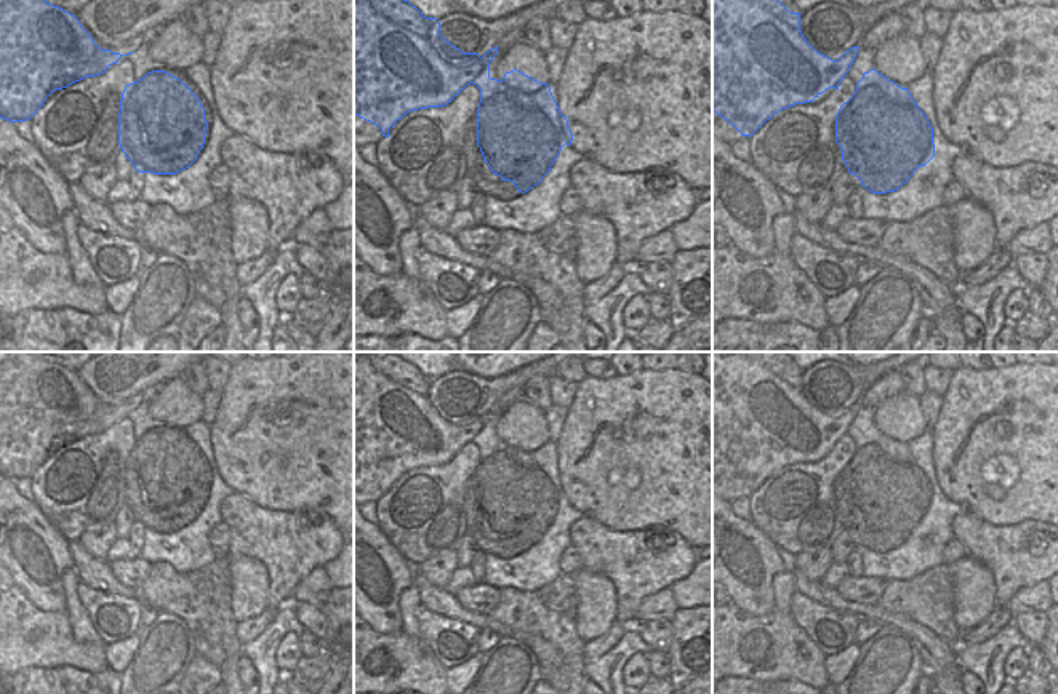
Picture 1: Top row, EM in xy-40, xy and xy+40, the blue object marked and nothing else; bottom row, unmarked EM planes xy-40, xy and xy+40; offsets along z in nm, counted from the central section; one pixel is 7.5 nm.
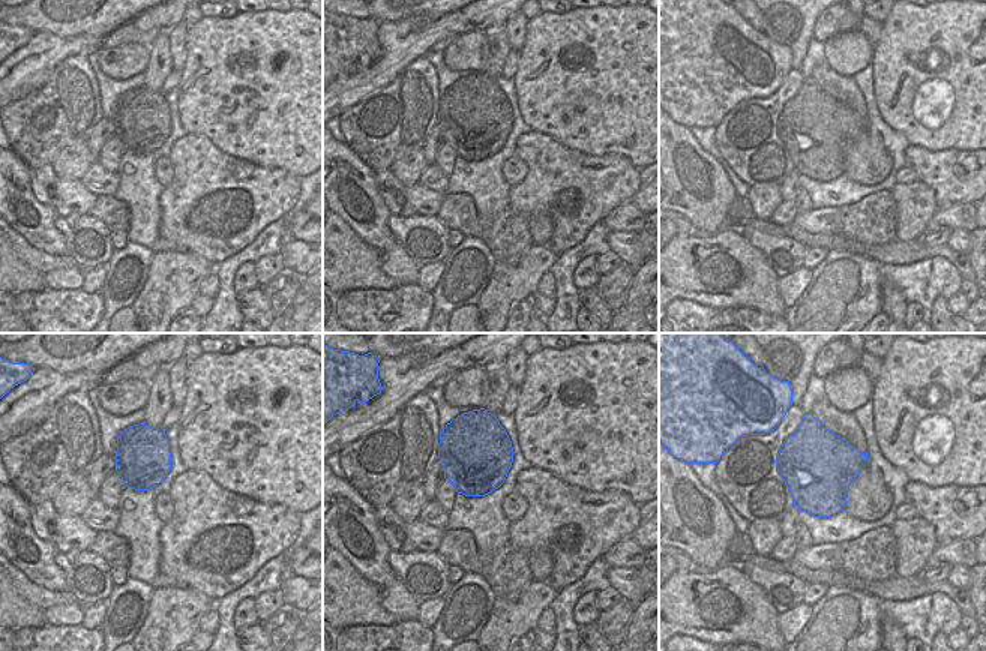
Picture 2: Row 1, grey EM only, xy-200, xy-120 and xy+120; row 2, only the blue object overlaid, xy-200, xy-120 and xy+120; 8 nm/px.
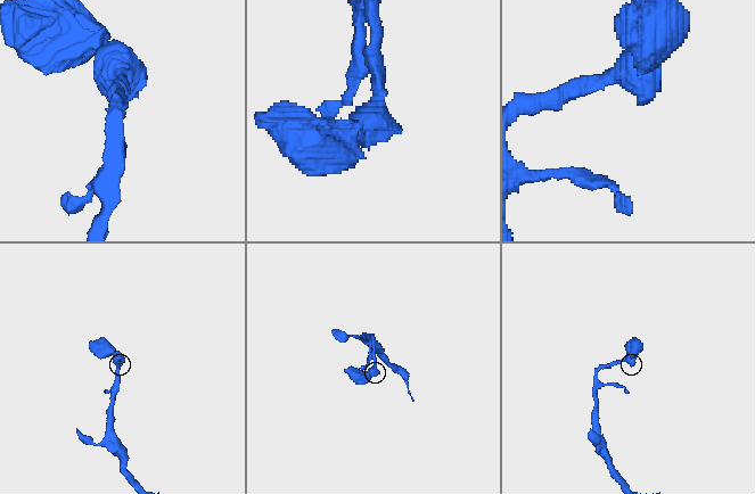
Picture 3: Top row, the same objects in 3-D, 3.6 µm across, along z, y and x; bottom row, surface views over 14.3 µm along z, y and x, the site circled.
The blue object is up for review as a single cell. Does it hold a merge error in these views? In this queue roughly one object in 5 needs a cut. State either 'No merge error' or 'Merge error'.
Merge error.

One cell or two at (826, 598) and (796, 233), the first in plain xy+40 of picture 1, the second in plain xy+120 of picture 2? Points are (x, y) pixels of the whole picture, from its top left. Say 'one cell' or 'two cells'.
two cells

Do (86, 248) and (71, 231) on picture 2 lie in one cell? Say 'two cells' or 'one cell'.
one cell

